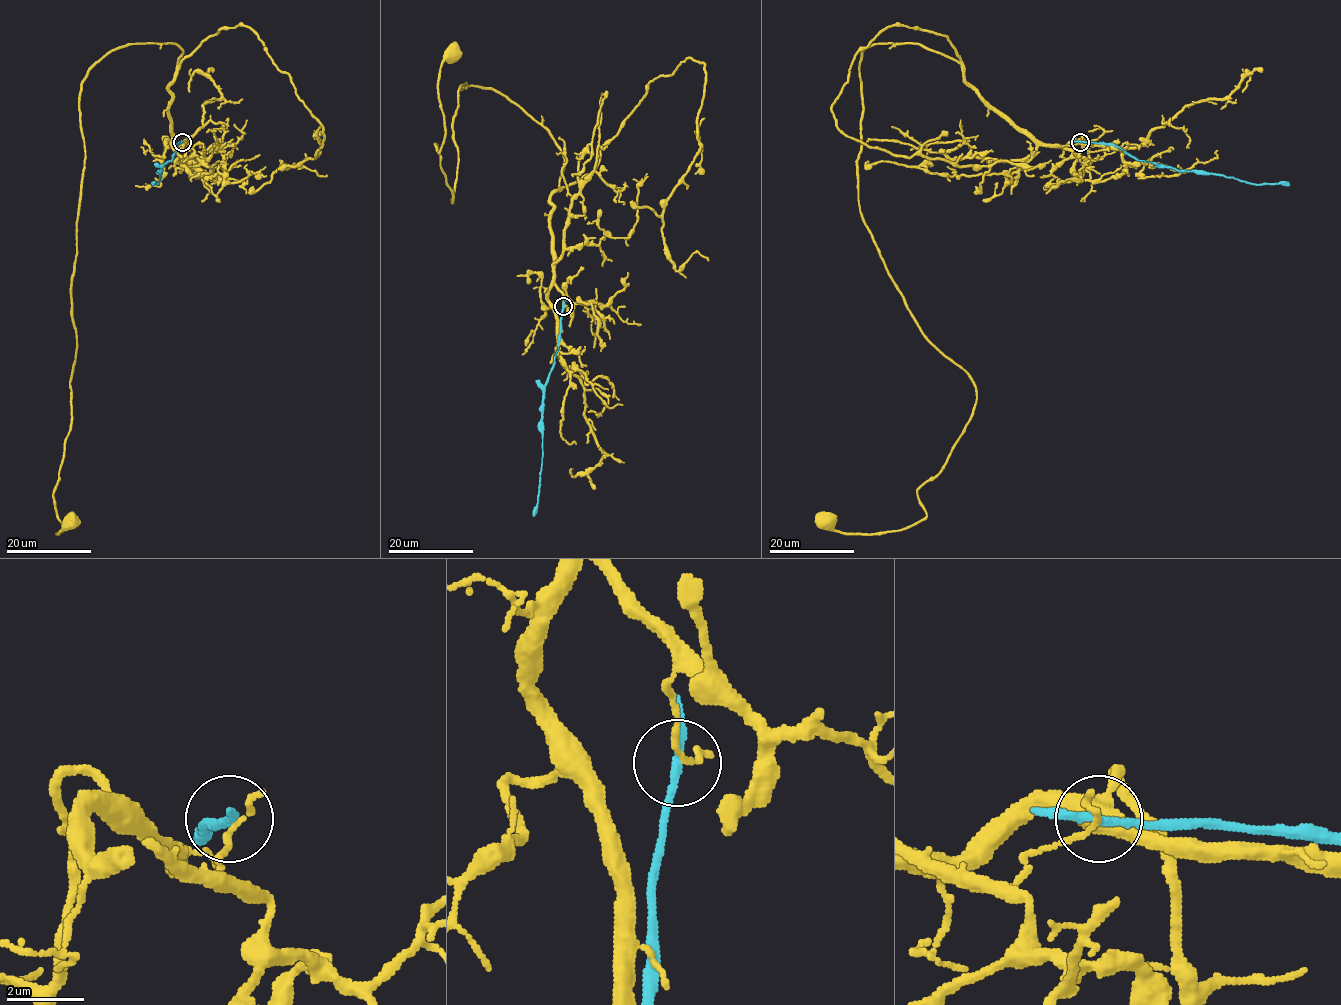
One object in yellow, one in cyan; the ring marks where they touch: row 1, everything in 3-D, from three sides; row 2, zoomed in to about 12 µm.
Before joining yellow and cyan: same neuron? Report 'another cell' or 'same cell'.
another cell

